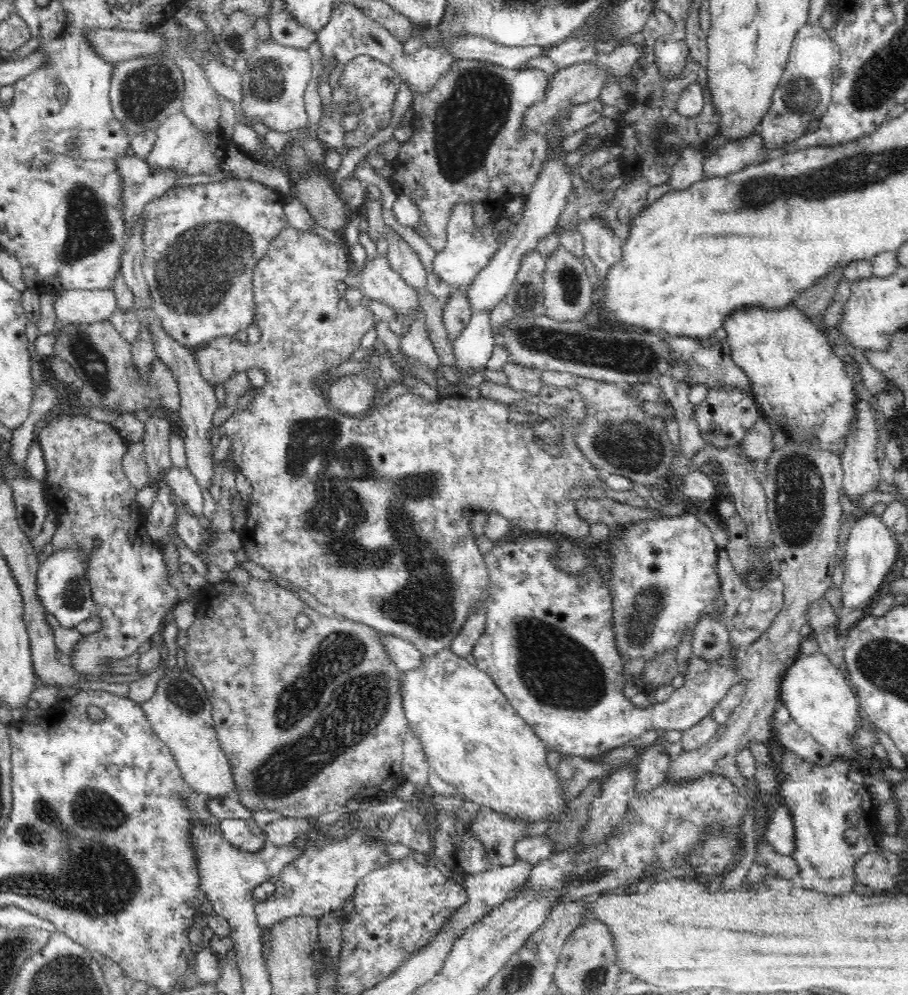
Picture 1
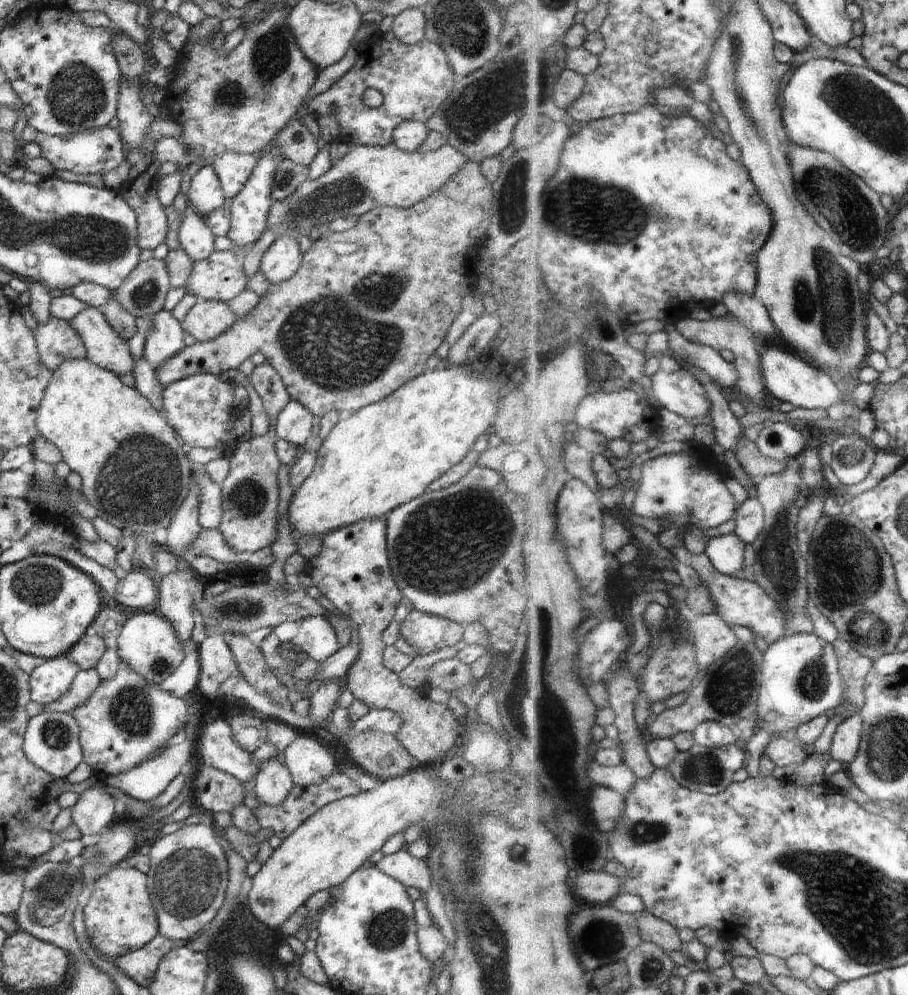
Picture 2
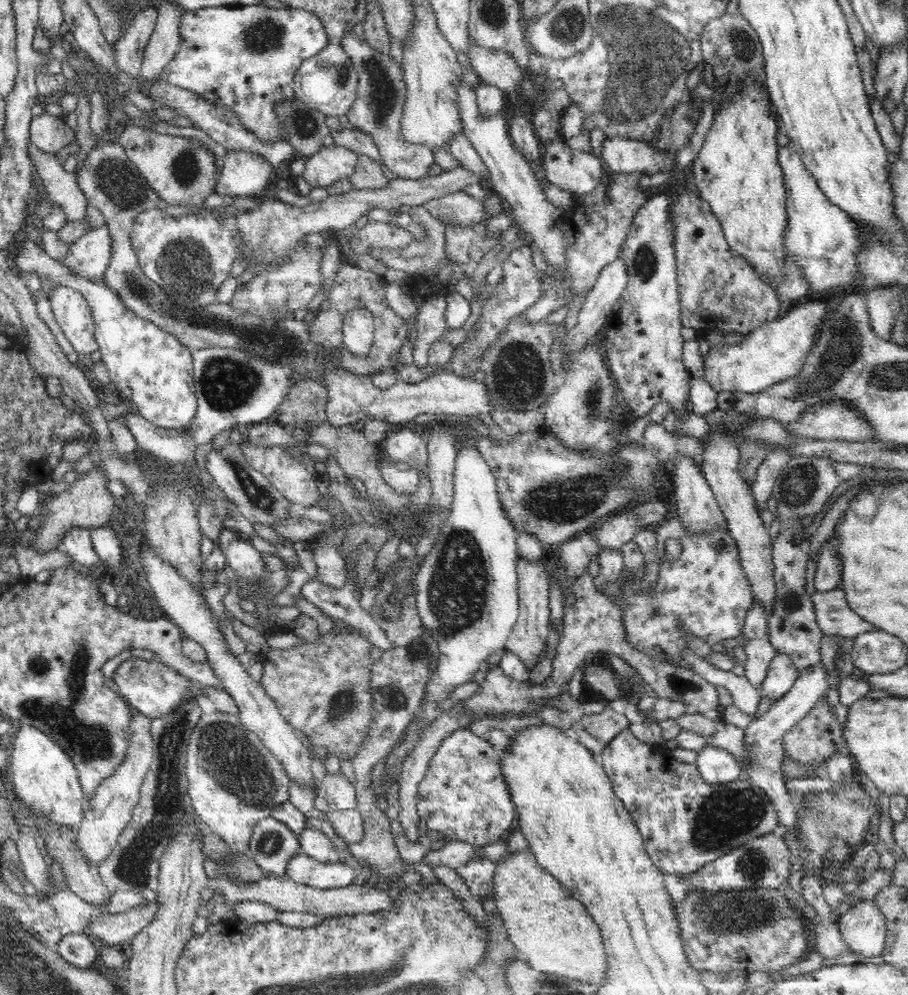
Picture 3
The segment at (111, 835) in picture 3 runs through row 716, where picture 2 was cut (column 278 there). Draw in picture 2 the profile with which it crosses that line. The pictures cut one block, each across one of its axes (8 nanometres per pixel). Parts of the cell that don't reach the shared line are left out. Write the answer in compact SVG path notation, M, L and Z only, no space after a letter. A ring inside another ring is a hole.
M297 117L276 134L272 145L282 150L285 159L306 167L312 164L320 151L315 137L298 121Z

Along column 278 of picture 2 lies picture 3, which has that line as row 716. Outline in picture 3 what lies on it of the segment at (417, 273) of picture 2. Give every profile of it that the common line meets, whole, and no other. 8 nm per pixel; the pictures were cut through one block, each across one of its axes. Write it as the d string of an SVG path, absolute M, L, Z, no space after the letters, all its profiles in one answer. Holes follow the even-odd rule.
M334 623L332 632L320 632L315 645L304 642L288 650L272 649L268 654L259 655L260 661L264 664L261 685L276 703L286 723L294 731L298 730L309 738L311 755L324 761L328 754L337 756L341 761L354 760L360 744L364 744L364 740L369 736L371 723L375 718L372 707L374 697L370 693L370 674L375 664L375 660L370 656L373 645L368 637L363 636L354 627L349 627L345 630Z

